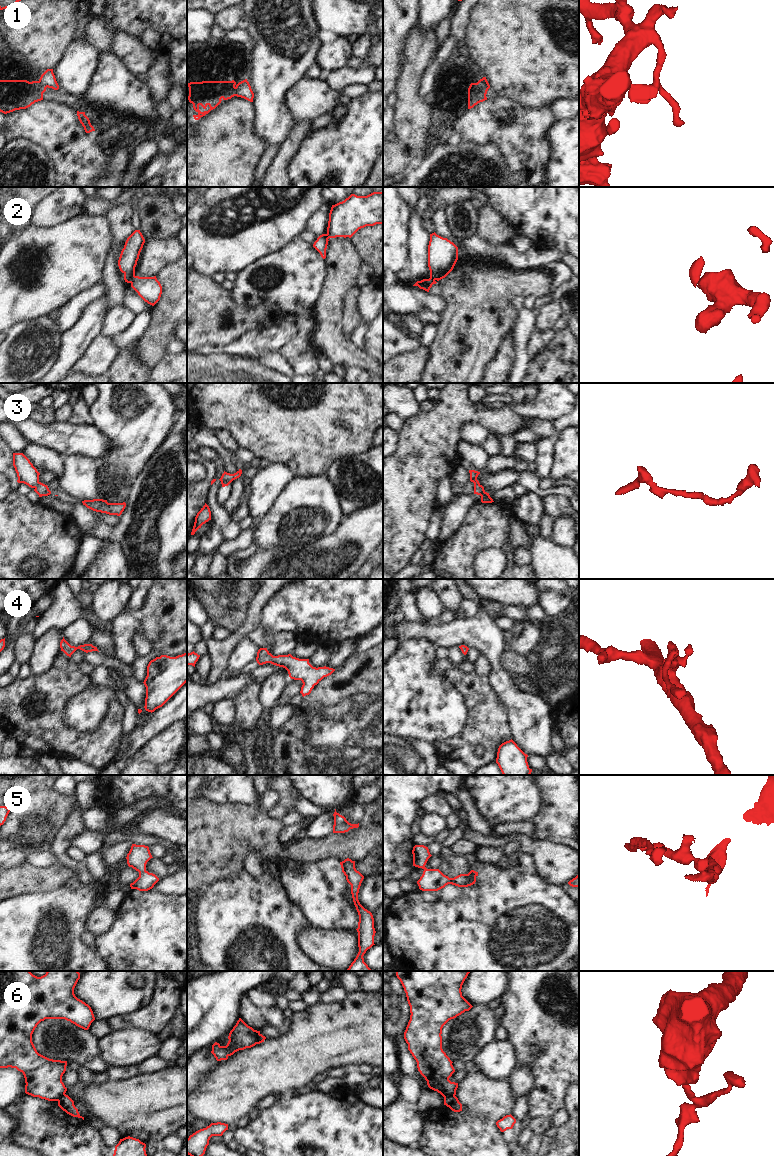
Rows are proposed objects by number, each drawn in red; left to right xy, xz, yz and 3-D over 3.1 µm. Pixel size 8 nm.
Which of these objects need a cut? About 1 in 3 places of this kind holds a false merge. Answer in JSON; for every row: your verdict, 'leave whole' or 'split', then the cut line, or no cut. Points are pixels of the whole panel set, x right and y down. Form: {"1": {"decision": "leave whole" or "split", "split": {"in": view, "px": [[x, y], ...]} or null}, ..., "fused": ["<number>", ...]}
{"1": {"decision": "split", "split": {"in": "xy", "px": [[38, 81], [46, 87]]}}, "2": {"decision": "split", "split": {"in": "xy", "px": [[134, 275], [130, 282]]}}, "3": {"decision": "leave whole", "split": null}, "4": {"decision": "leave whole", "split": null}, "5": {"decision": "leave whole", "split": null}, "6": {"decision": "split", "split": {"in": "yz", "px": [[454, 1095], [447, 1095], [444, 1098]]}}, "fused": ["1", "2", "6"]}

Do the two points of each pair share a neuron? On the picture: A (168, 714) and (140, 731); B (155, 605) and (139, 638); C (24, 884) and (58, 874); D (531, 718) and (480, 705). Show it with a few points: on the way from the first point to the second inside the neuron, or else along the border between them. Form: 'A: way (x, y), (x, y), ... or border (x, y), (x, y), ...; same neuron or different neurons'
A: way (161, 718), (147, 730); same neuron
B: border (140, 632), (150, 642), (153, 650); different neurons
C: way (32, 880), (50, 879); same neuron
D: border (494, 692), (505, 708), (512, 735); different neurons

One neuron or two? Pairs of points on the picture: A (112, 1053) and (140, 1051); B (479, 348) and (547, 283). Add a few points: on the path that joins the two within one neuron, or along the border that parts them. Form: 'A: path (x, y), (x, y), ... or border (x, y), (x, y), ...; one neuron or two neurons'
A: path (119, 1051), (133, 1051); one neuron
B: path (497, 328), (512, 310), (515, 300), (527, 288); one neuron

